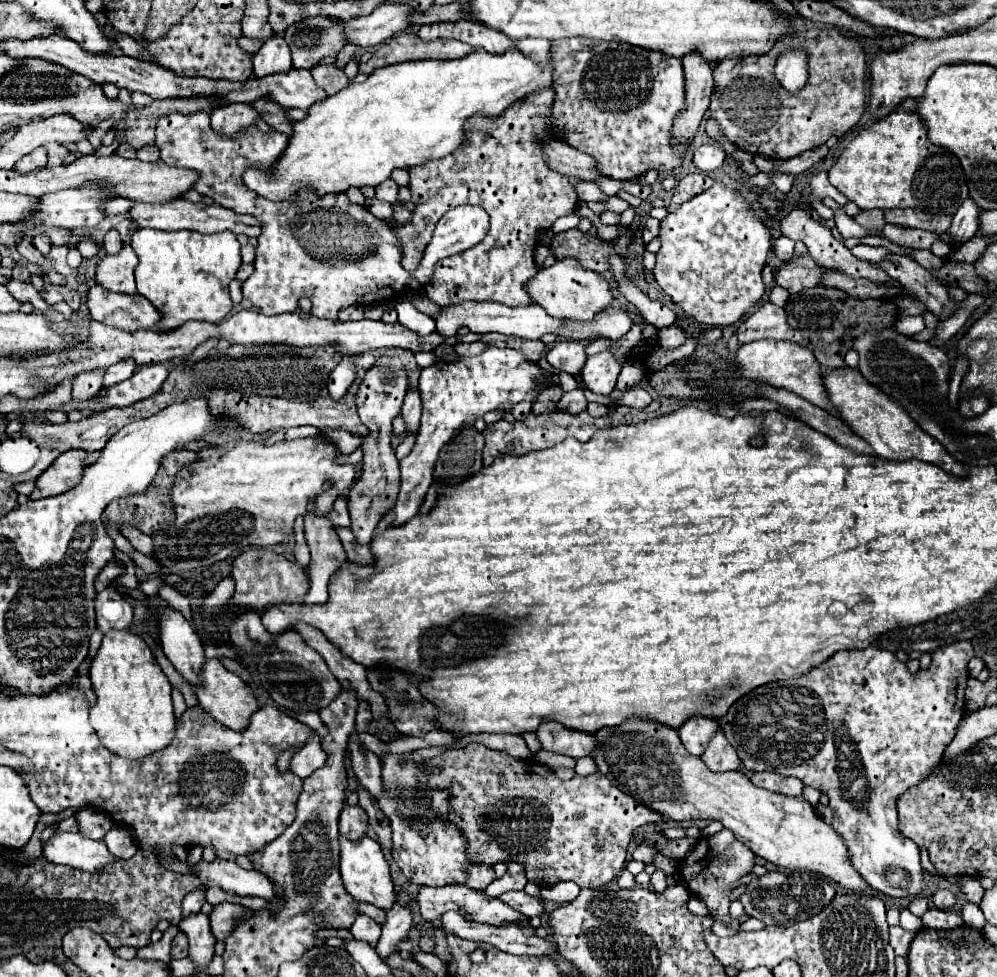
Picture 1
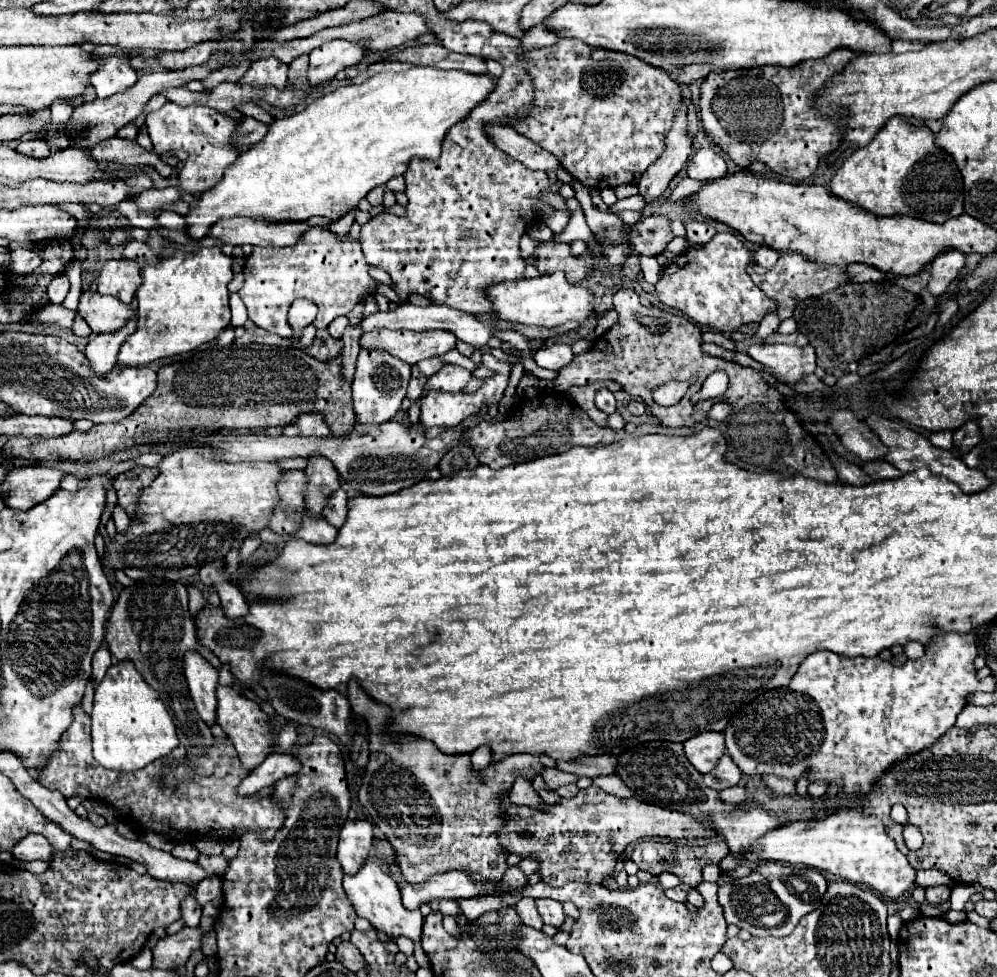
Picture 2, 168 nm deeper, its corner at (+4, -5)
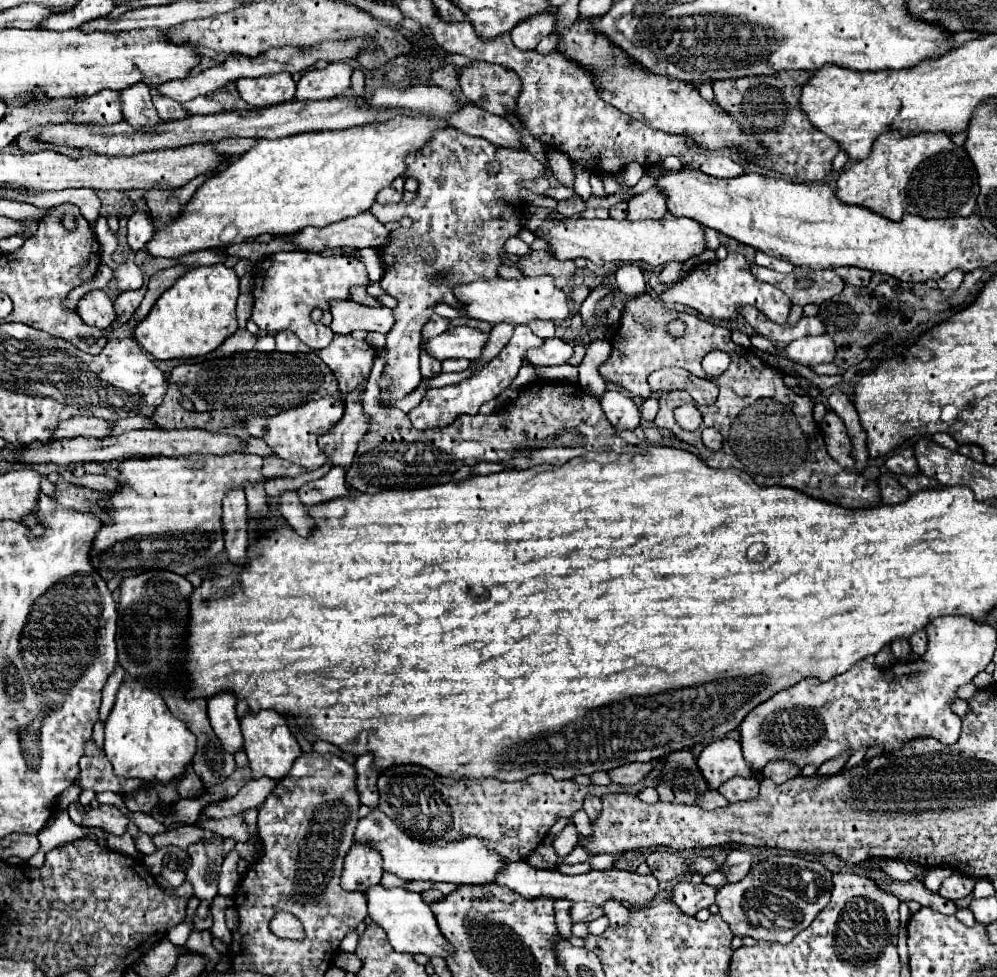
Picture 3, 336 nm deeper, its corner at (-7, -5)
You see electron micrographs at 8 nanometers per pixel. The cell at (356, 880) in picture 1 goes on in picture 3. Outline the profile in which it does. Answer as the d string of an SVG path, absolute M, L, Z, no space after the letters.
M381 885L371 887L371 891L365 893L369 901L369 917L385 929L389 943L399 953L417 955L423 953L427 957L451 957L455 953L455 947L443 937L443 933L437 927L435 915L429 909L429 905L421 899L419 893L411 893L405 889L383 889Z

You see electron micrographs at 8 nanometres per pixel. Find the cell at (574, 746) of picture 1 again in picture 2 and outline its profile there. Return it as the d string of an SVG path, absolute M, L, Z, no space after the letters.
M594 755L594 757L578 757L572 761L556 761L558 769L566 773L574 773L578 777L596 777L596 775L612 775L616 767L616 759L612 755Z

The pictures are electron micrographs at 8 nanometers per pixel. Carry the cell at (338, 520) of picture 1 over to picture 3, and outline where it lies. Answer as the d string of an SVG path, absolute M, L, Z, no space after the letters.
M333 467L325 477L311 481L311 483L305 483L297 491L301 503L307 505L307 507L345 497L347 493L349 491L347 491L347 485L345 485L345 469L343 467Z

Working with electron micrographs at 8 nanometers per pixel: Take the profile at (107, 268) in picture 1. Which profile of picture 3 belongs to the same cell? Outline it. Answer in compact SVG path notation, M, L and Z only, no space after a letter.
M137 289L137 291L125 291L117 297L115 313L117 313L117 323L119 325L125 325L133 317L133 313L137 311L143 295L145 295L145 289Z

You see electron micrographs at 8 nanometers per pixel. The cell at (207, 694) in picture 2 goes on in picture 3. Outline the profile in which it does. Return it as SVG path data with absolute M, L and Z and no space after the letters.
M221 693L207 701L209 719L215 735L219 737L225 751L235 755L243 749L243 735L239 729L239 719L235 715L235 697L231 693Z

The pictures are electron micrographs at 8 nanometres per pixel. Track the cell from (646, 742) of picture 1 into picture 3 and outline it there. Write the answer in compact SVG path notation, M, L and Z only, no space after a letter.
M689 749L667 755L665 769L657 779L661 781L657 787L661 801L691 805L703 791L707 791L707 783Z

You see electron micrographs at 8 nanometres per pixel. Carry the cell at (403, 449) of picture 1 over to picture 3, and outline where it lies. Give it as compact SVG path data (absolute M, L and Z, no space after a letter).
M503 323L503 325L495 325L495 327L493 327L493 333L491 333L491 337L489 337L489 343L487 343L485 349L483 349L481 359L477 359L475 363L477 363L479 367L483 367L483 365L489 363L493 357L497 357L499 351L509 343L511 335L513 335L513 325L505 325L505 323Z

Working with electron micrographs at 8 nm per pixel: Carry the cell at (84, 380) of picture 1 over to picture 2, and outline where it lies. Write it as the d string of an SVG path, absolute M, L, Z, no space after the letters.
M136 321L126 323L120 331L114 333L102 333L96 335L84 349L88 361L90 361L90 369L94 371L94 375L106 375L114 369L116 365L116 353L120 351L120 345L132 335L132 331L136 329Z

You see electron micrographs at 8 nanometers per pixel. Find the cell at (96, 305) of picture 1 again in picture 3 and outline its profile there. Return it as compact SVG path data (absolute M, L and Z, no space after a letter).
M93 289L79 299L77 315L83 319L83 323L99 329L107 329L115 321L113 303L101 289Z

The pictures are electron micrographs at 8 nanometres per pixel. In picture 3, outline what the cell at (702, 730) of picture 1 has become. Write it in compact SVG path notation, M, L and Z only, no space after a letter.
M719 739L707 745L701 751L697 765L709 789L719 789L733 777L761 777L761 773L757 775L757 771L743 759L741 747L735 739Z

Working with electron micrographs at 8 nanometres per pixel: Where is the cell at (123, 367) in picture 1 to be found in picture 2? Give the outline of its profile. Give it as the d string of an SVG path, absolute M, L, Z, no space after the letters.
M148 229L148 239L146 239L144 243L146 243L156 255L160 255L160 257L158 257L158 261L152 263L152 265L142 265L142 271L140 271L140 275L142 275L142 285L140 285L138 291L136 291L136 299L138 299L138 327L136 327L136 331L128 337L128 341L120 347L118 361L116 361L118 367L142 367L142 365L148 365L150 361L156 361L156 359L160 359L160 357L172 357L172 355L178 355L178 353L192 351L192 349L196 349L198 345L212 341L224 327L230 325L230 307L228 307L228 289L226 289L226 285L232 281L232 257L230 257L230 255L224 255L222 249L216 247L216 245L214 245L214 247L200 247L198 251L188 253L188 251L184 251L184 249L178 249L178 247L176 247L170 239L166 239L158 229Z

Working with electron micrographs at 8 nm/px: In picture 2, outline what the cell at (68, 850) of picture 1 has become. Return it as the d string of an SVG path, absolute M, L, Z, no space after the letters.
M26 835L14 849L12 855L20 861L50 861L54 857L52 845L44 835Z

